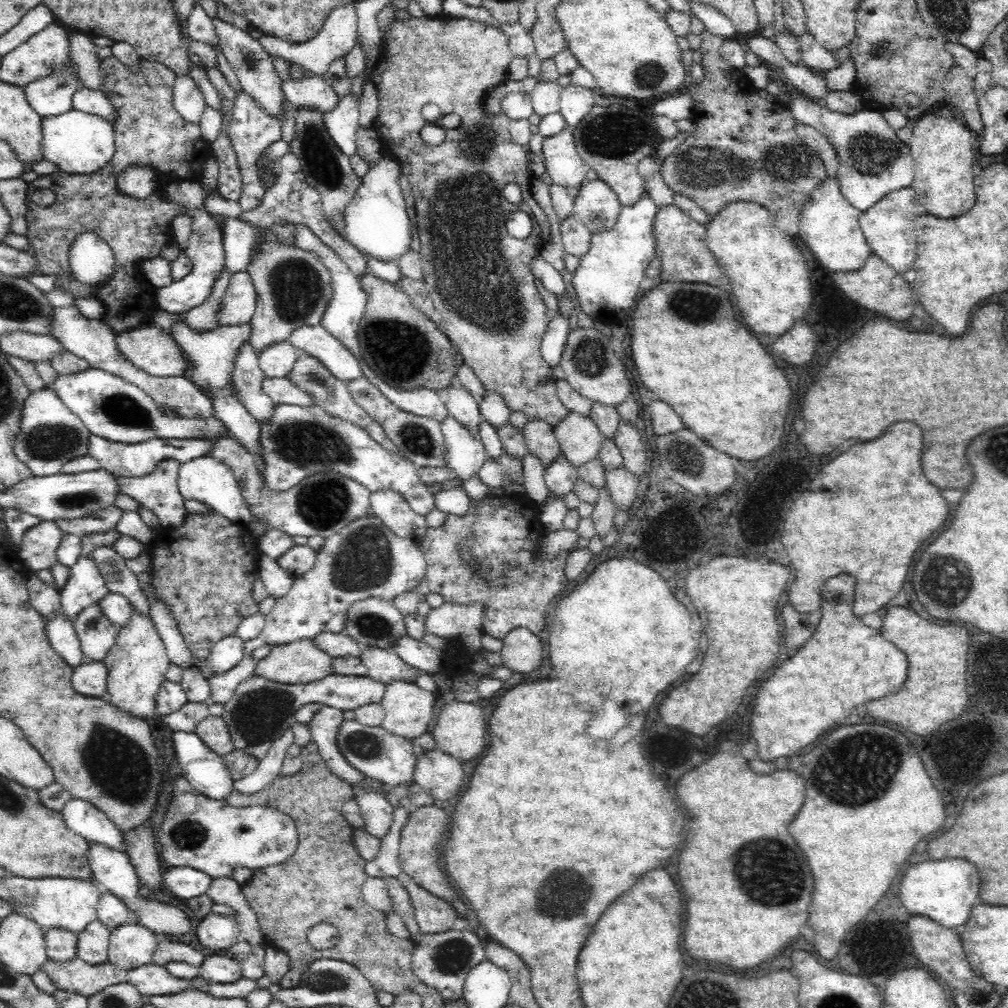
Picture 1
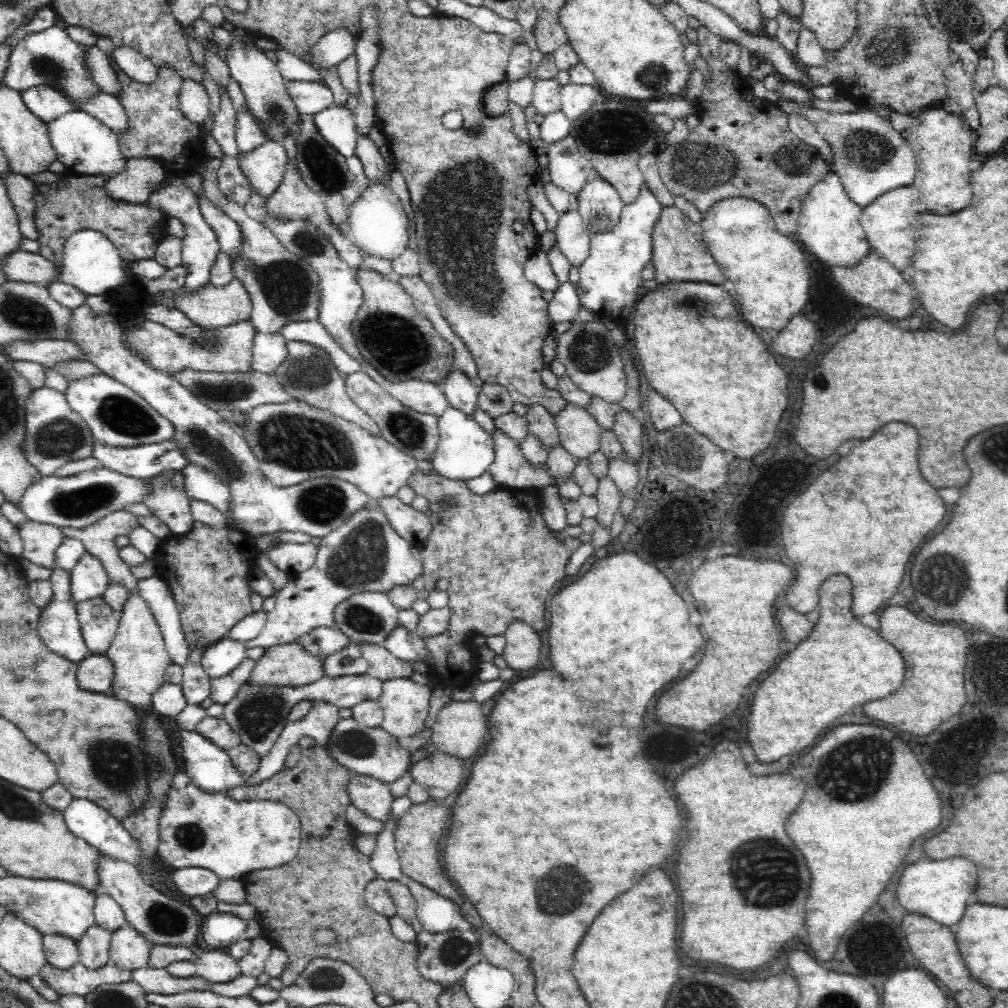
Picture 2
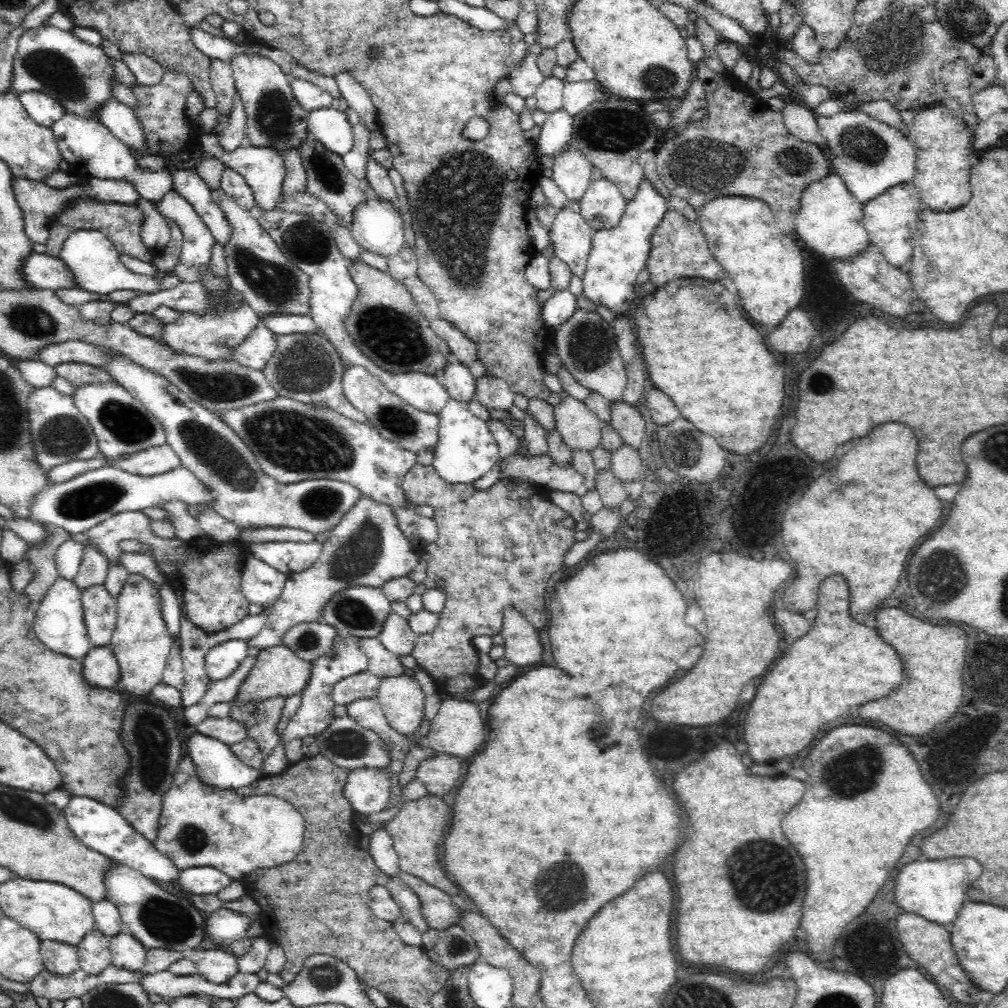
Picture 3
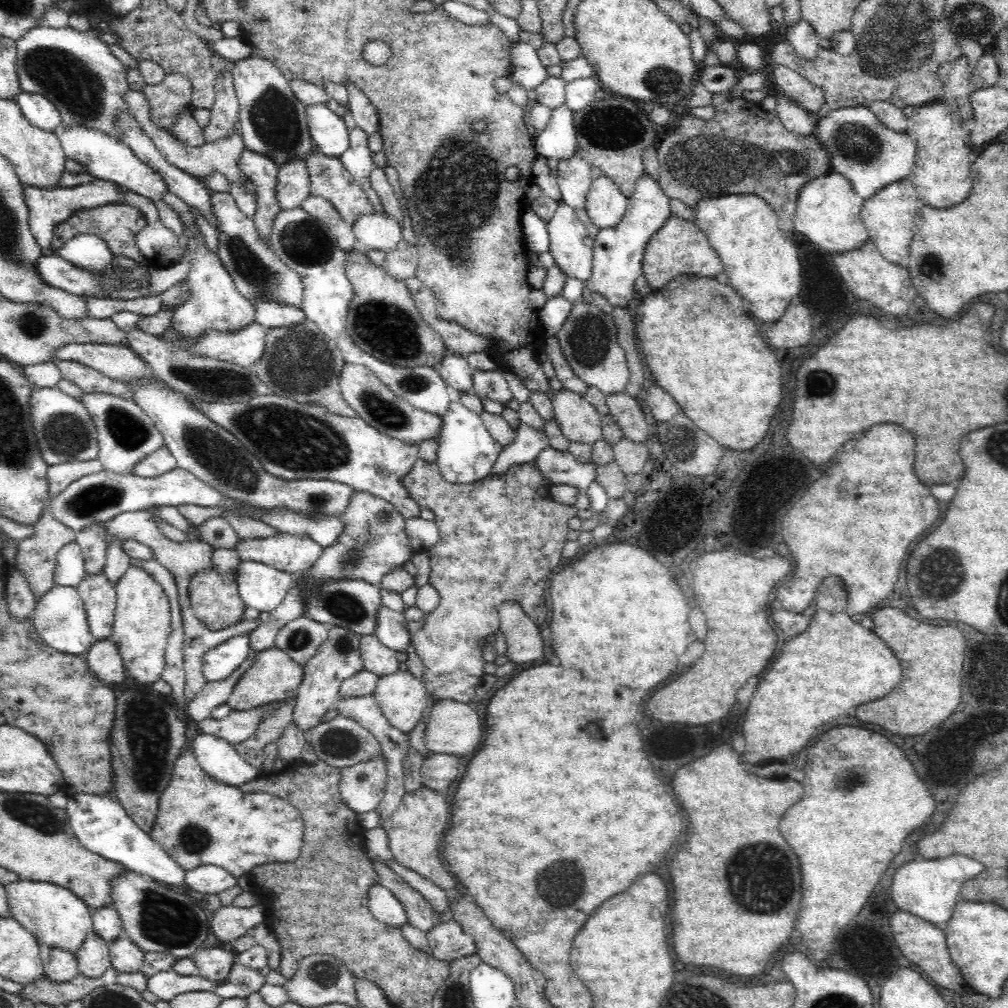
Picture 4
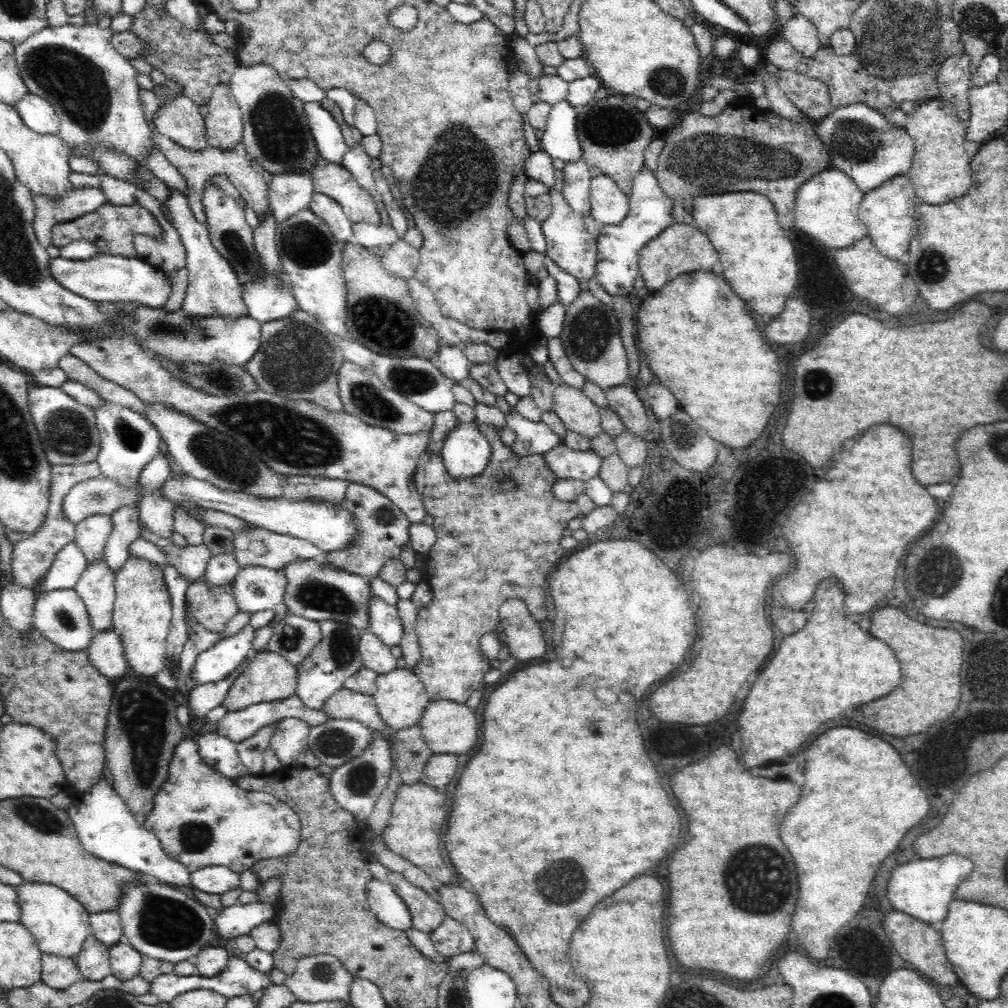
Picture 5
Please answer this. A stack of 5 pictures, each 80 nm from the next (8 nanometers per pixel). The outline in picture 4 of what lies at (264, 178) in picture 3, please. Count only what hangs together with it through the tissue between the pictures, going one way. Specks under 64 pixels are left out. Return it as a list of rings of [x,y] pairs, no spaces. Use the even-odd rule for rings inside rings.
[[[247,149],[242,152],[238,164],[240,170],[255,186],[257,207],[253,221],[258,237],[270,247],[273,218],[279,211],[276,197],[274,197],[274,184],[276,184],[278,169],[274,162],[270,161],[270,158],[265,158]]]

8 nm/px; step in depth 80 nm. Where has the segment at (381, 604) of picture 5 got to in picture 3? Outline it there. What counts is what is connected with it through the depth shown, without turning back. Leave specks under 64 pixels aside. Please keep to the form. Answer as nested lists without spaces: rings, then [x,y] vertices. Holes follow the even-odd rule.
[[[390,612],[377,639],[384,645],[384,648],[400,657],[404,654],[411,654],[416,637],[417,635],[412,632],[406,619],[401,618],[395,612]]]

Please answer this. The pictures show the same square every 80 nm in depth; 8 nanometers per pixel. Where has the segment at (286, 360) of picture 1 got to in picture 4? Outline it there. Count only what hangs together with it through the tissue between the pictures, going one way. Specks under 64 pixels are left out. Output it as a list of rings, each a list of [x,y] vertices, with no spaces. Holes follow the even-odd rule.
[[[252,320],[250,324],[246,324],[245,328],[240,328],[238,331],[229,332],[222,330],[206,330],[204,334],[198,336],[197,339],[186,339],[183,336],[177,334],[177,330],[173,328],[173,322],[170,322],[169,326],[160,334],[156,334],[156,339],[160,341],[166,341],[166,343],[172,343],[192,355],[200,355],[206,358],[218,359],[228,361],[238,366],[250,368],[254,362],[258,362],[264,353],[264,336],[265,329],[261,324],[258,324],[255,320]]]

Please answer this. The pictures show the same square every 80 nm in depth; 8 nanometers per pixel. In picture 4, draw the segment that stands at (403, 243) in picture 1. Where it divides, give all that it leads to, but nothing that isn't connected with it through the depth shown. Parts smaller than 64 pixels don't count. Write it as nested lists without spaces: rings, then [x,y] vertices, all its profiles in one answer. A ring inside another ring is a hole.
[[[360,215],[353,224],[355,238],[367,248],[392,252],[402,239],[402,227],[396,220],[386,215]]]

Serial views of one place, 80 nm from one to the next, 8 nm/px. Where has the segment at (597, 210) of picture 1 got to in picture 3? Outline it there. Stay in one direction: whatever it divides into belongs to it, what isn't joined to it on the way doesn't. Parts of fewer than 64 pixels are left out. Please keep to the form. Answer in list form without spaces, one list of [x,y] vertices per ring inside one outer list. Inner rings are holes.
[[[602,176],[591,181],[579,206],[583,218],[599,231],[614,228],[620,222],[626,203],[619,188]]]

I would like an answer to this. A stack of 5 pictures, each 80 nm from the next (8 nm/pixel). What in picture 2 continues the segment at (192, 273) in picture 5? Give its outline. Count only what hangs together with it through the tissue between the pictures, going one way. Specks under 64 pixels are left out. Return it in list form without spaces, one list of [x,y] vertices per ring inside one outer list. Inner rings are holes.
[[[250,315],[238,322],[220,326],[220,328],[198,327],[210,333],[210,341],[214,341],[214,344],[203,346],[191,336],[183,336],[183,334],[178,334],[174,330],[148,320],[141,327],[127,331],[127,340],[137,352],[141,352],[148,367],[165,373],[182,370],[182,368],[198,371],[213,370],[214,372],[249,372],[251,370],[250,348],[252,348],[255,331]]]

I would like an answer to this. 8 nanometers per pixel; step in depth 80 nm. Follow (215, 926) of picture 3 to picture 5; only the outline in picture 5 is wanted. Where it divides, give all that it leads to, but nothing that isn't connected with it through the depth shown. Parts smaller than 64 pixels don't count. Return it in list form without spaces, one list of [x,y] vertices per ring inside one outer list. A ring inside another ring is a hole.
[[[256,901],[250,904],[239,902],[217,911],[213,922],[222,938],[234,939],[237,936],[251,934],[251,930],[259,924],[271,920],[274,916],[274,907],[268,903]]]

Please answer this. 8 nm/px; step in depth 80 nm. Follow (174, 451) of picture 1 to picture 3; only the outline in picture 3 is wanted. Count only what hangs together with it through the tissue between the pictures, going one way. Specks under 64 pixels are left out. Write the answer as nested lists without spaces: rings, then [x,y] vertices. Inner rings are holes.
[[[168,443],[128,455],[125,459],[120,457],[113,464],[120,470],[144,477],[170,472],[180,465],[180,459]]]

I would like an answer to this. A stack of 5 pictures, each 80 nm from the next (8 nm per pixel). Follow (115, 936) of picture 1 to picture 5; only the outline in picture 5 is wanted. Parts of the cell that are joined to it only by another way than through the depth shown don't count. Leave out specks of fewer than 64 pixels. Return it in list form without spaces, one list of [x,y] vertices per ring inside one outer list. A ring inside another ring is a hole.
[[[122,935],[120,940],[109,948],[111,974],[118,980],[128,981],[139,975],[141,954],[132,948],[130,941]]]

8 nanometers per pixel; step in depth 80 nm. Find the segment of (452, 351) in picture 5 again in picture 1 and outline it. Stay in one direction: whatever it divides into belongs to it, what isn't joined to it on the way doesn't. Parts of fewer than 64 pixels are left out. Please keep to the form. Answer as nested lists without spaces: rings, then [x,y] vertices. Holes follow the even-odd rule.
[[[457,379],[451,382],[446,392],[448,392],[448,401],[445,405],[449,414],[464,426],[471,428],[473,432],[477,432],[480,420],[479,403]]]

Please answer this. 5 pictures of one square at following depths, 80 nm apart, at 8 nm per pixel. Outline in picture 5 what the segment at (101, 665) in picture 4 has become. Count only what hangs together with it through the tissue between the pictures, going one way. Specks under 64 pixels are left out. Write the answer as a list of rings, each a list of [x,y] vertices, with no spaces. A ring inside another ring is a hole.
[[[114,627],[108,628],[94,635],[87,648],[90,662],[107,679],[121,679],[130,671],[127,663],[124,647]]]

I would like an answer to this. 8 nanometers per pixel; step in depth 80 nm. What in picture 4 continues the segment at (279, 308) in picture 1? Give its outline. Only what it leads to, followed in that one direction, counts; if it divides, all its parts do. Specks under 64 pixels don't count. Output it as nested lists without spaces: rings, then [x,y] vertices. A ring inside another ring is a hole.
[[[208,191],[208,201],[212,215],[216,217],[216,253],[225,269],[235,279],[236,289],[249,301],[263,296],[279,304],[291,304],[296,308],[302,306],[303,282],[301,276],[274,254],[271,247],[258,237],[257,228],[252,219],[249,219],[236,204],[232,193]]]

